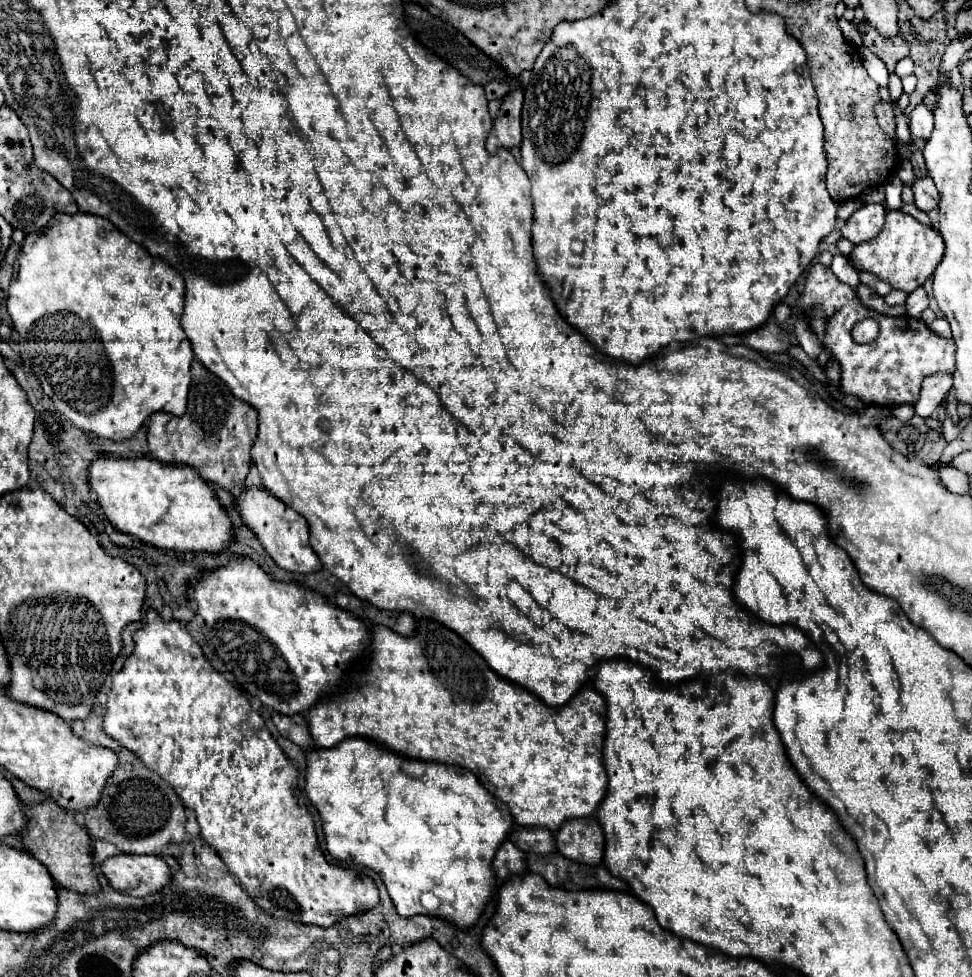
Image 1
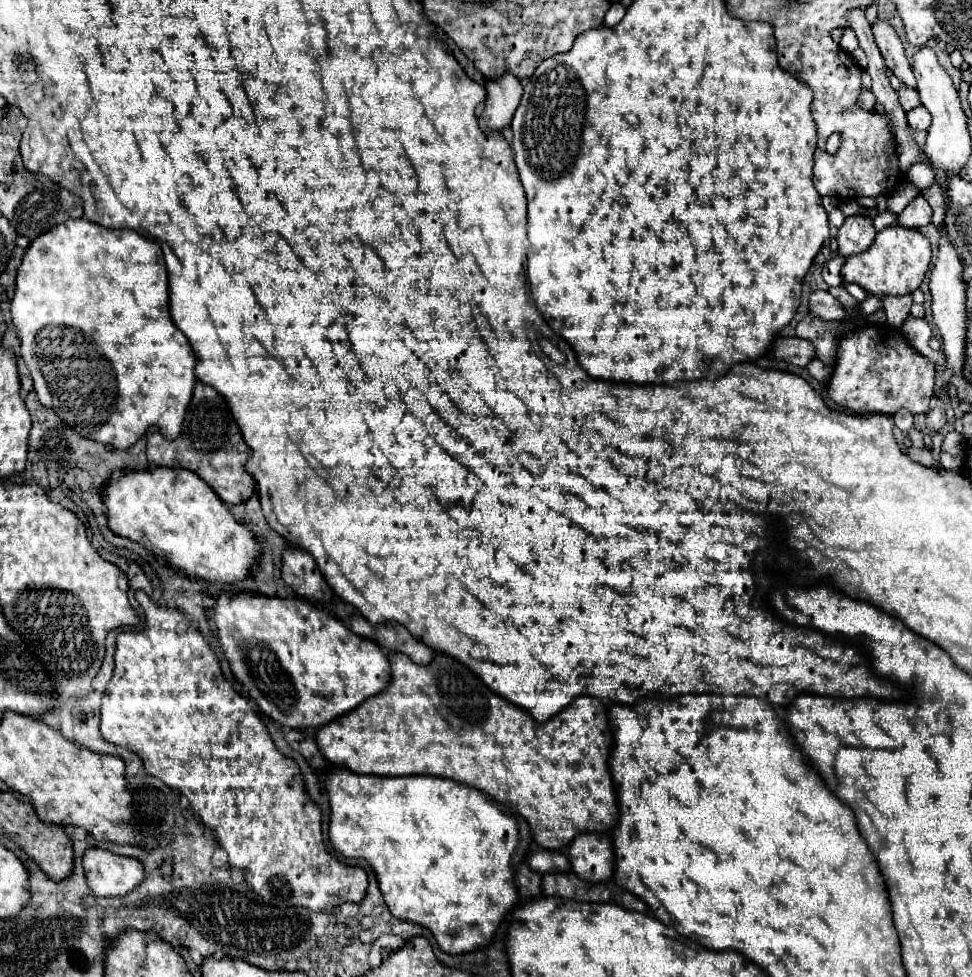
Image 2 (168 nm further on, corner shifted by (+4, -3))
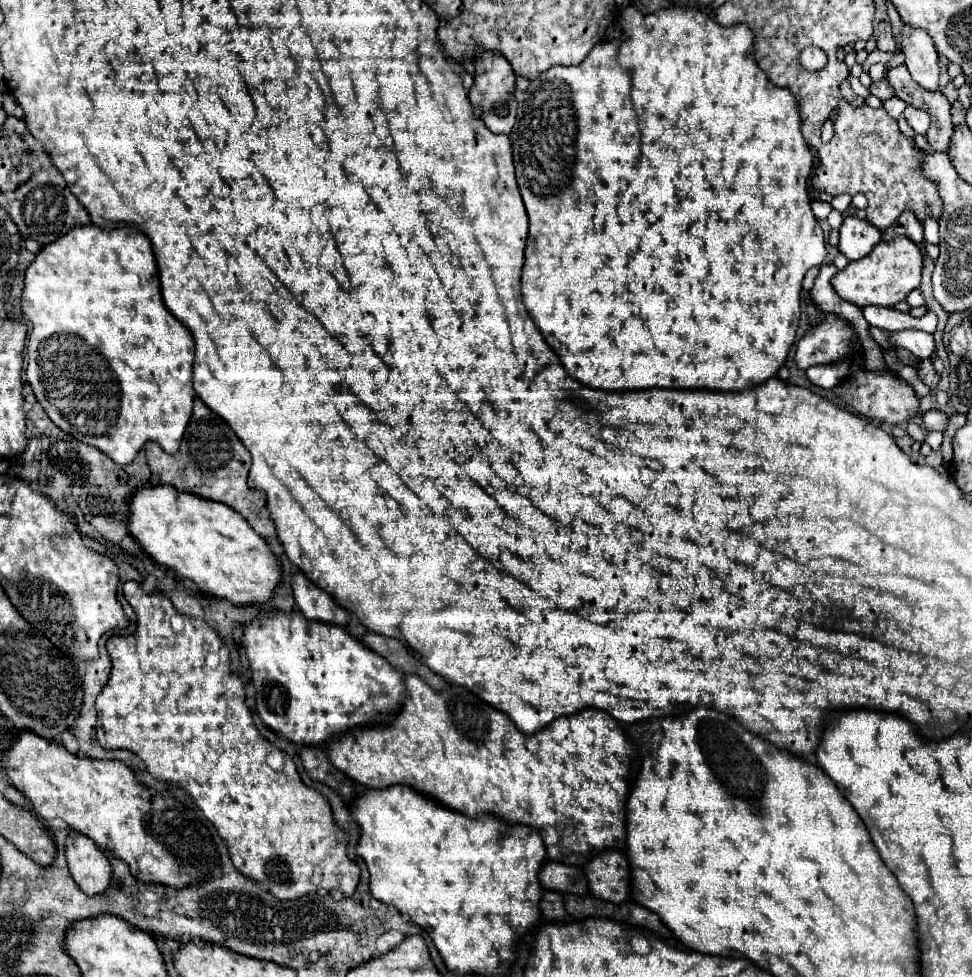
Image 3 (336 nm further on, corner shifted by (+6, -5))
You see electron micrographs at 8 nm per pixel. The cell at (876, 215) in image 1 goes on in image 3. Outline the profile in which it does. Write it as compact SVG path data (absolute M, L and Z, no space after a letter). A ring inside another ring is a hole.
M845 217L839 233L839 251L849 261L865 257L881 241L881 231L859 217Z

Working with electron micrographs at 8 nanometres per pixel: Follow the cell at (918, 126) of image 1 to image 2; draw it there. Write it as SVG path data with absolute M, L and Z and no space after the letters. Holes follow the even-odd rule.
M919 105L919 107L915 107L915 109L911 109L907 113L907 123L909 123L911 129L927 131L927 127L931 125L931 115L929 115L929 111L923 105Z

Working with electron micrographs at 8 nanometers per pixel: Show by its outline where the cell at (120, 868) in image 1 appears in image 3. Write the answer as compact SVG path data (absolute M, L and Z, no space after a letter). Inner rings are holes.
M71 831L65 841L65 859L73 881L85 891L85 895L93 897L109 887L111 865L105 853L101 853L89 837Z

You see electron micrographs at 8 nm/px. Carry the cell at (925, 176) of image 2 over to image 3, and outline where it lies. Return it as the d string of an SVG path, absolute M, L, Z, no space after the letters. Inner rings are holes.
M927 217L925 219L925 243L933 243L937 245L939 243L939 233L937 233L937 221Z

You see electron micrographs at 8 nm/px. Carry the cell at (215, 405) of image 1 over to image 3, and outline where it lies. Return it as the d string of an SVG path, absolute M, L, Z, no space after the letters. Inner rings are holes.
M199 397L195 399L195 411L187 425L181 449L171 457L157 457L155 445L153 445L149 449L149 467L151 467L151 473L163 485L177 487L179 491L187 491L203 499L225 503L237 509L245 517L255 515L267 505L267 497L263 491L253 491L247 487L247 473L251 467L249 451L237 439L231 427L213 411L209 411Z

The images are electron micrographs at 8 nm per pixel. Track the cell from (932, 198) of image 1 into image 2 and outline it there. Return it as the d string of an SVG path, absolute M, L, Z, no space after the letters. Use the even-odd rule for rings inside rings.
M917 195L917 197L905 207L905 211L899 215L899 225L917 229L917 227L923 227L923 225L931 223L931 217L933 217L931 205L927 203L927 199L925 199L923 195Z

